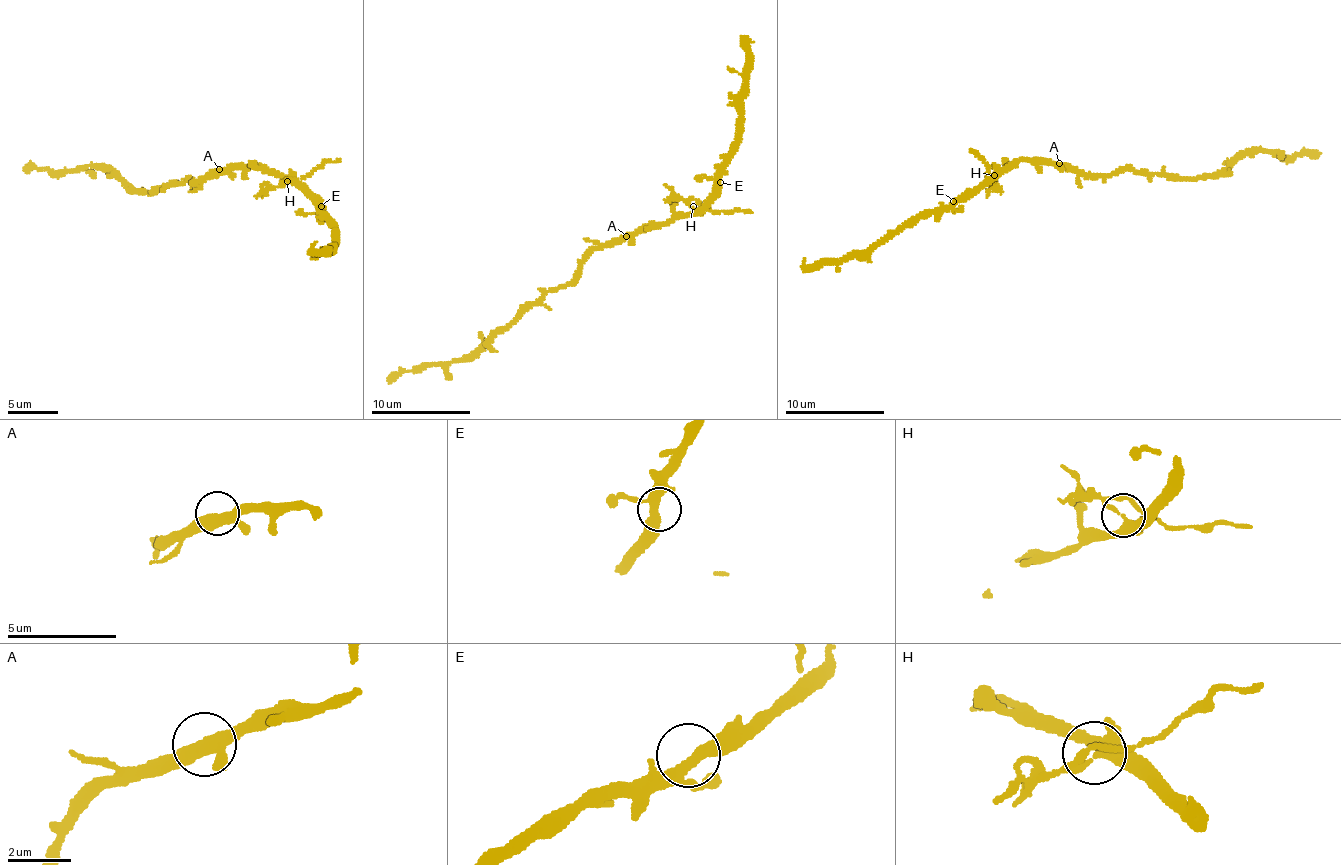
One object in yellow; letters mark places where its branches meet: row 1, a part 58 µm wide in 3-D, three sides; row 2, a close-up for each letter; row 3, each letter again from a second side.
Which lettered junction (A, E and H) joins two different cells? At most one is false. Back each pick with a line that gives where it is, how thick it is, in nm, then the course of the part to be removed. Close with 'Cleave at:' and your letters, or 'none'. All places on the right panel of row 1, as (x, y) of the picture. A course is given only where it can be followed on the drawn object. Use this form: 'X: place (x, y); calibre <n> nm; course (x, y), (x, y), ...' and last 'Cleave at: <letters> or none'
H: place (994, 175); calibre 320 nm; course (994, 176), (991, 179), (986, 176), (988, 166), (970, 149)
Cleave at: H

